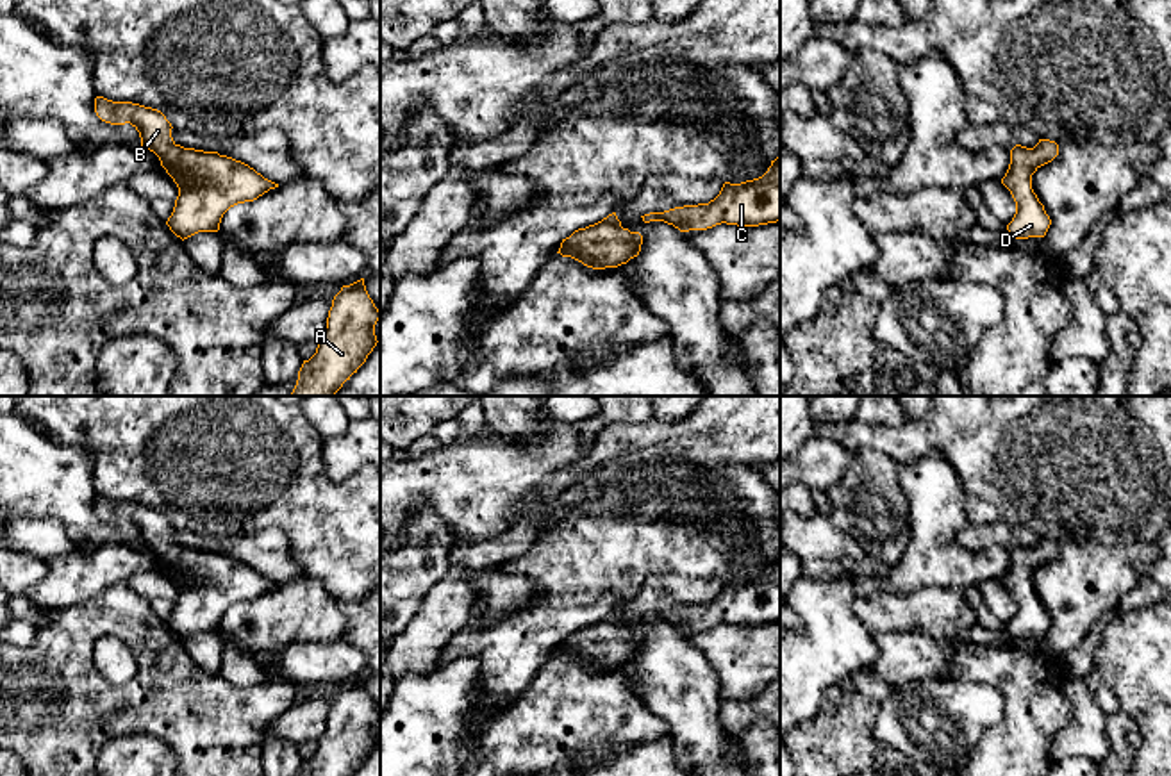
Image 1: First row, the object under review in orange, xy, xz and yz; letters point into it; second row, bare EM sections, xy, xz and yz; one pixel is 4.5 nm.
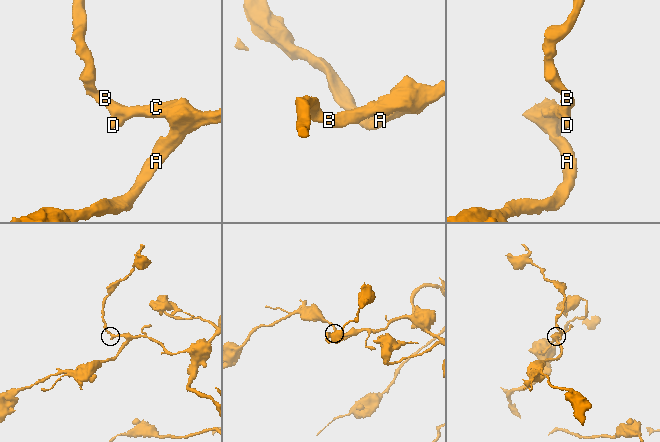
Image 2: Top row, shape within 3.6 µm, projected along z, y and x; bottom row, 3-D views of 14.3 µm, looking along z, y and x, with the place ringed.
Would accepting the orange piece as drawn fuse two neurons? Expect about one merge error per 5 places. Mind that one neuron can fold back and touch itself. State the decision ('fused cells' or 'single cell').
single cell

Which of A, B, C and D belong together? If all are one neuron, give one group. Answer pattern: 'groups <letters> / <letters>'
groups A B C D

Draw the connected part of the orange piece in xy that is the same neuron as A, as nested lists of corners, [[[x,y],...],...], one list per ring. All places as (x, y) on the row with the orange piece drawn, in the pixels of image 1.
[[[364,278],[343,285],[332,300],[316,353],[303,360],[291,396],[334,396],[377,346],[378,319],[380,310],[370,298]]]

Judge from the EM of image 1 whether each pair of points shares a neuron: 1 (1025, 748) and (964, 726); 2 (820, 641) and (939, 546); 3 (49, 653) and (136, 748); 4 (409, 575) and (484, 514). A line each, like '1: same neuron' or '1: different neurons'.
1: different neurons
2: same neuron
3: different neurons
4: different neurons

